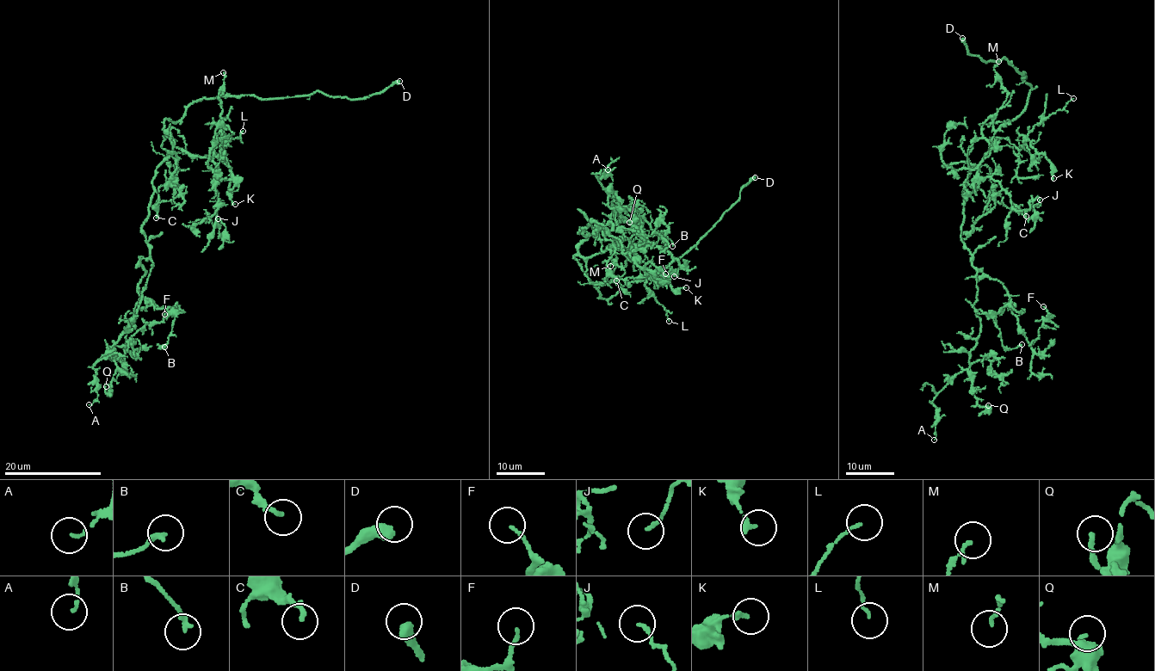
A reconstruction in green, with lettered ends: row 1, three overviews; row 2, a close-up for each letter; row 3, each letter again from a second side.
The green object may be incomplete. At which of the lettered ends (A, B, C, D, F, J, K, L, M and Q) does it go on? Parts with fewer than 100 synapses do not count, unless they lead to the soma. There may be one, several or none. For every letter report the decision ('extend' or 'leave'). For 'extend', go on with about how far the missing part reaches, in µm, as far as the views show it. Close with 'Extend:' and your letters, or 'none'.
A: leave
B: leave
C: leave
D: extend; about 20 µm are missing
F: leave
J: leave
K: leave
L: leave
M: leave
Q: leave
Extend: D

